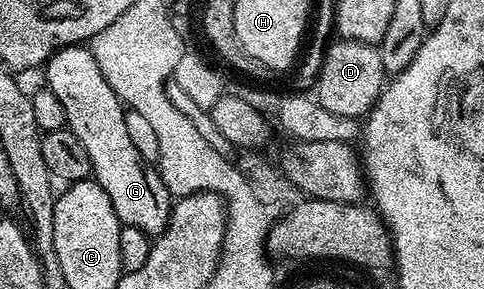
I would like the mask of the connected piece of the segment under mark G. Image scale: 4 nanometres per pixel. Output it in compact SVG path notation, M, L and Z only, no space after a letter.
M89 46L62 47L46 60L44 70L45 86L50 87L56 97L60 97L60 105L64 105L66 114L66 127L80 141L80 145L84 145L90 158L92 178L100 185L100 189L104 189L104 193L108 193L108 201L112 201L112 209L116 209L118 222L127 227L138 227L151 237L161 235L169 225L172 206L170 190L158 176L157 166L146 163L140 153L136 153L136 145L132 145L132 137L128 137L128 125L124 125L124 104L112 85L104 81L104 73L100 73L100 65L96 65L96 57L90 52Z

